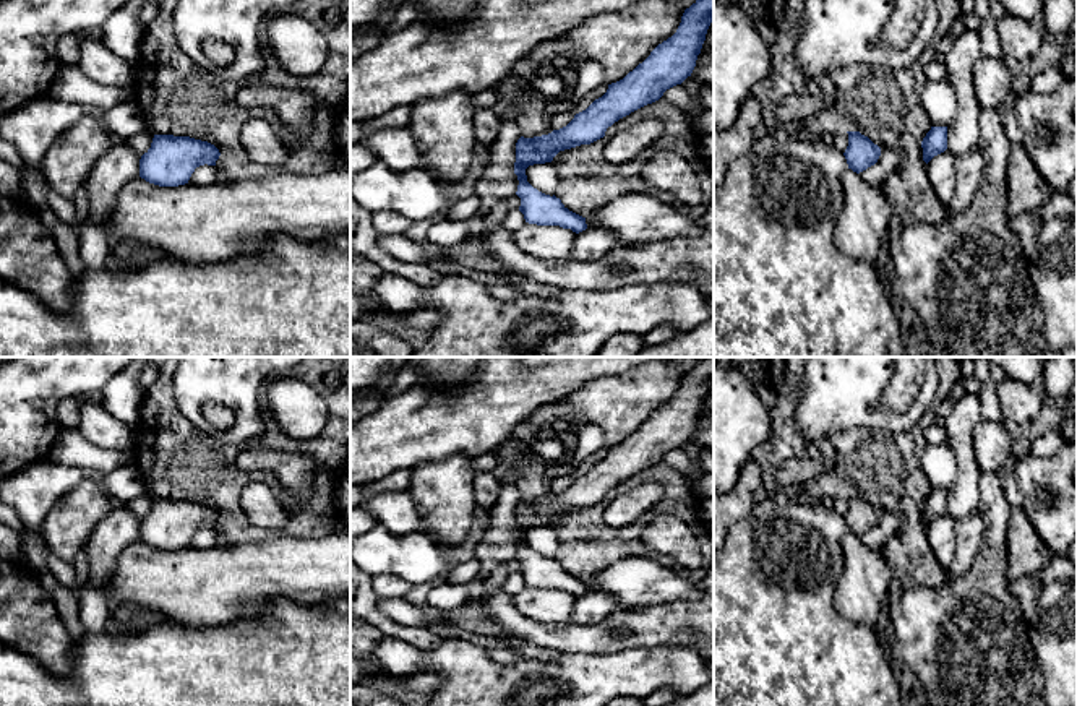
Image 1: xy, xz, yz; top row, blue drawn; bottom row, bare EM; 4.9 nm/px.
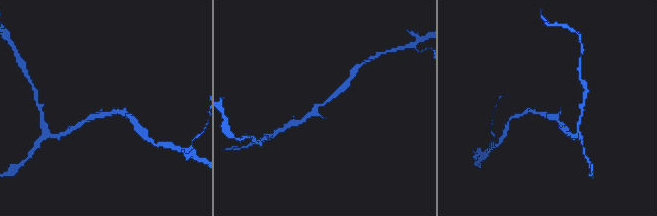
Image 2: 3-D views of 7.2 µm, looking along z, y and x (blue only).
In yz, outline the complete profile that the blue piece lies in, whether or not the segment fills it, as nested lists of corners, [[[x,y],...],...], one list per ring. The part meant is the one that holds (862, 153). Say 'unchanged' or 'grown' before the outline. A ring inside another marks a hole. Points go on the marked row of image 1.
unchanged | [[[847,131],[848,146],[843,153],[848,169],[860,174],[874,166],[881,156],[881,148],[860,131]]]

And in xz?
unchanged | [[[696,0],[684,10],[676,32],[659,44],[650,55],[623,80],[608,84],[607,93],[563,128],[516,143],[514,174],[519,185],[519,211],[526,222],[560,226],[579,234],[586,217],[569,211],[555,195],[545,195],[527,182],[526,169],[551,162],[564,149],[590,144],[605,136],[608,127],[631,112],[659,101],[663,93],[691,76],[697,55],[714,21],[714,0]]]

